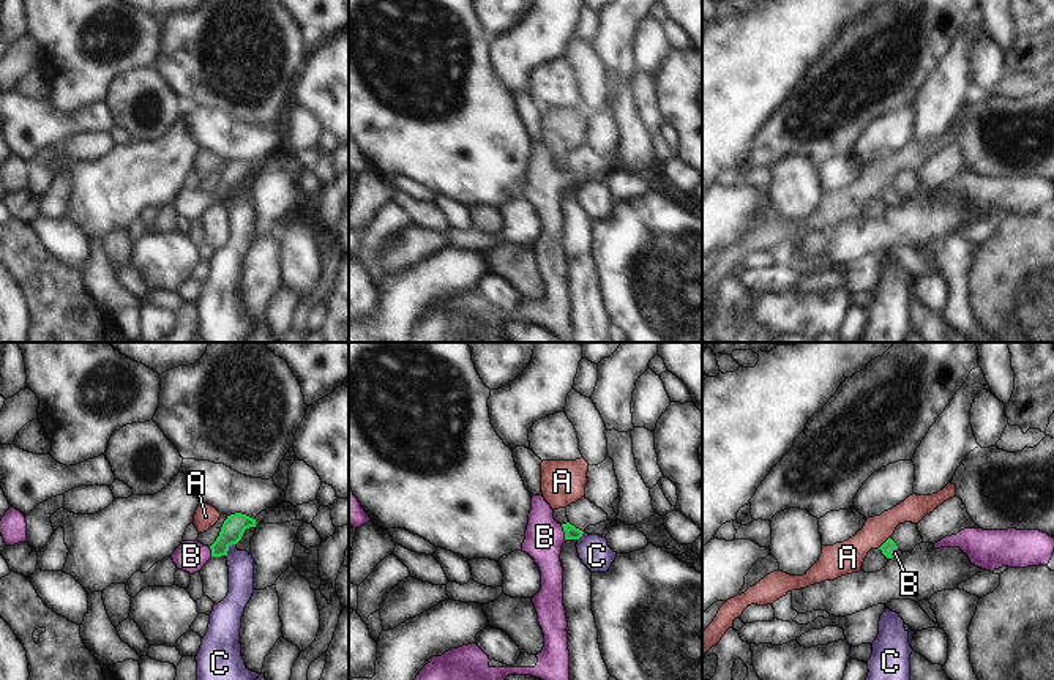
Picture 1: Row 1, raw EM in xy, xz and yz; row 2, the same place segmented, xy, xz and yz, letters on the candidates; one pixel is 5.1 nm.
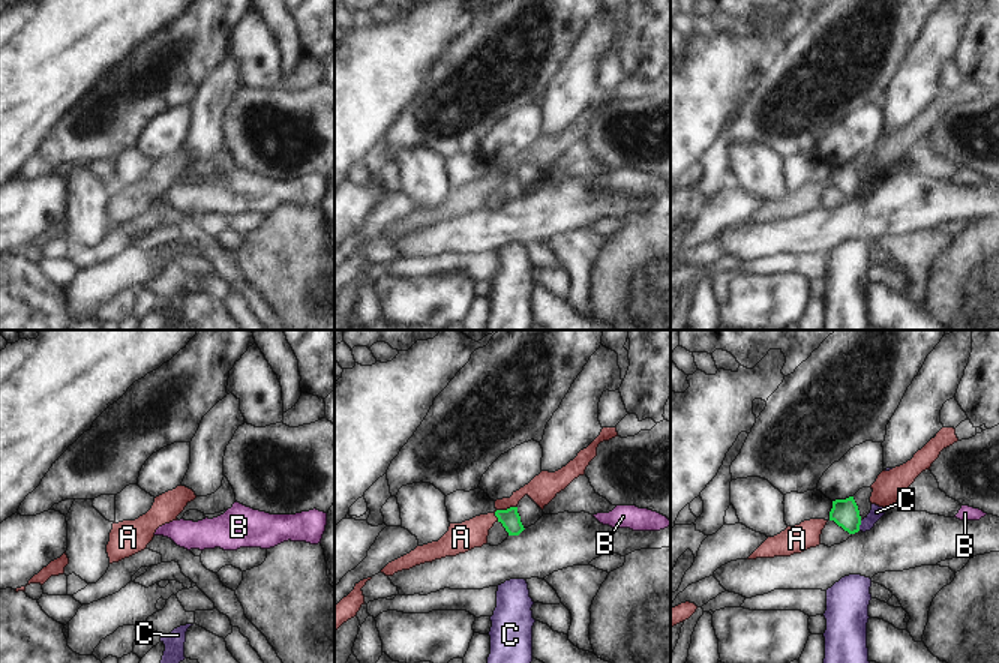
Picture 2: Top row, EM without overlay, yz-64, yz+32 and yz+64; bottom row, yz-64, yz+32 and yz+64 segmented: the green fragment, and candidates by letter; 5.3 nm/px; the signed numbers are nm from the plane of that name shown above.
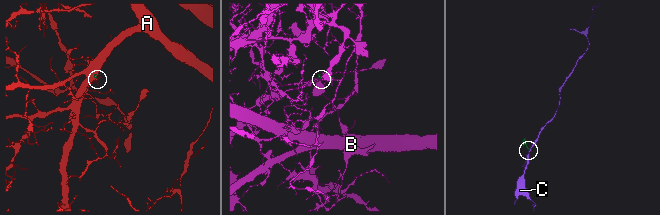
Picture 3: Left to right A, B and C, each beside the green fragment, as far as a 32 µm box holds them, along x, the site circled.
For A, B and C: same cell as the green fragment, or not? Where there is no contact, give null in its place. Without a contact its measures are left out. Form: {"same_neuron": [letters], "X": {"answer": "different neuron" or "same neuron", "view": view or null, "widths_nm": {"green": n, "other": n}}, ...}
{"same_neuron": ["B"], "A": {"answer": "different neuron", "view": "yz", "widths_nm": {"green": 60, "other": 170}}, "B": {"answer": "same neuron", "view": "xz", "widths_nm": {"green": 70, "other": 200}}, "C": {"answer": "different neuron", "view": "xy", "widths_nm": {"green": 120, "other": 130}}}

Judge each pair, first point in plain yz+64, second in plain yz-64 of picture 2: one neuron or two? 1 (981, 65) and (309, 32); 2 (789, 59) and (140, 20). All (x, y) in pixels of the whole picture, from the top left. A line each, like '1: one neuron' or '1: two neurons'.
1: one neuron
2: two neurons

